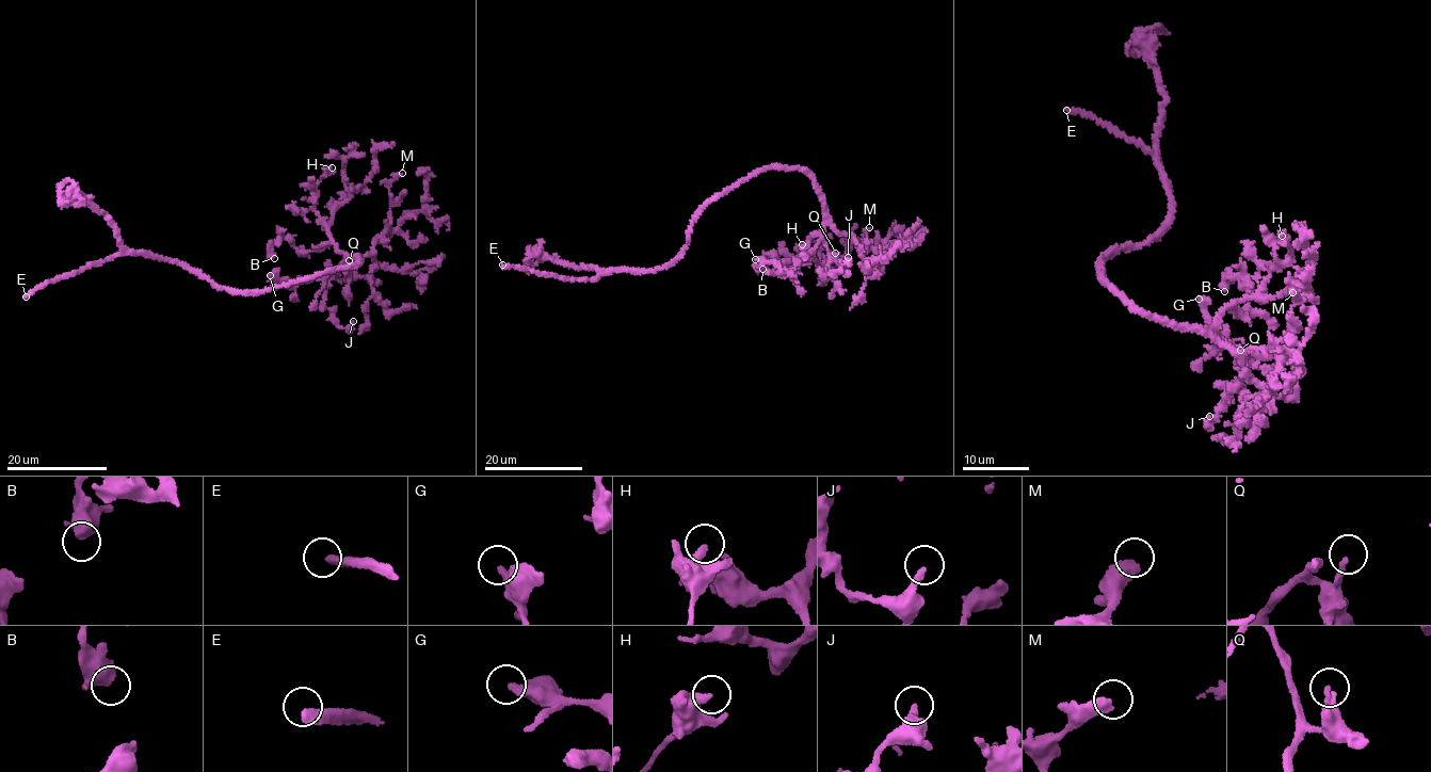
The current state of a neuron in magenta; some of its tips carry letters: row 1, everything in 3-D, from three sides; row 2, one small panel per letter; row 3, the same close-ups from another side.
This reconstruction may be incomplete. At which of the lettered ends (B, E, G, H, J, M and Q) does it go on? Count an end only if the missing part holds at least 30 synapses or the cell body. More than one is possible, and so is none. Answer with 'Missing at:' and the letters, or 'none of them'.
Missing at: E

